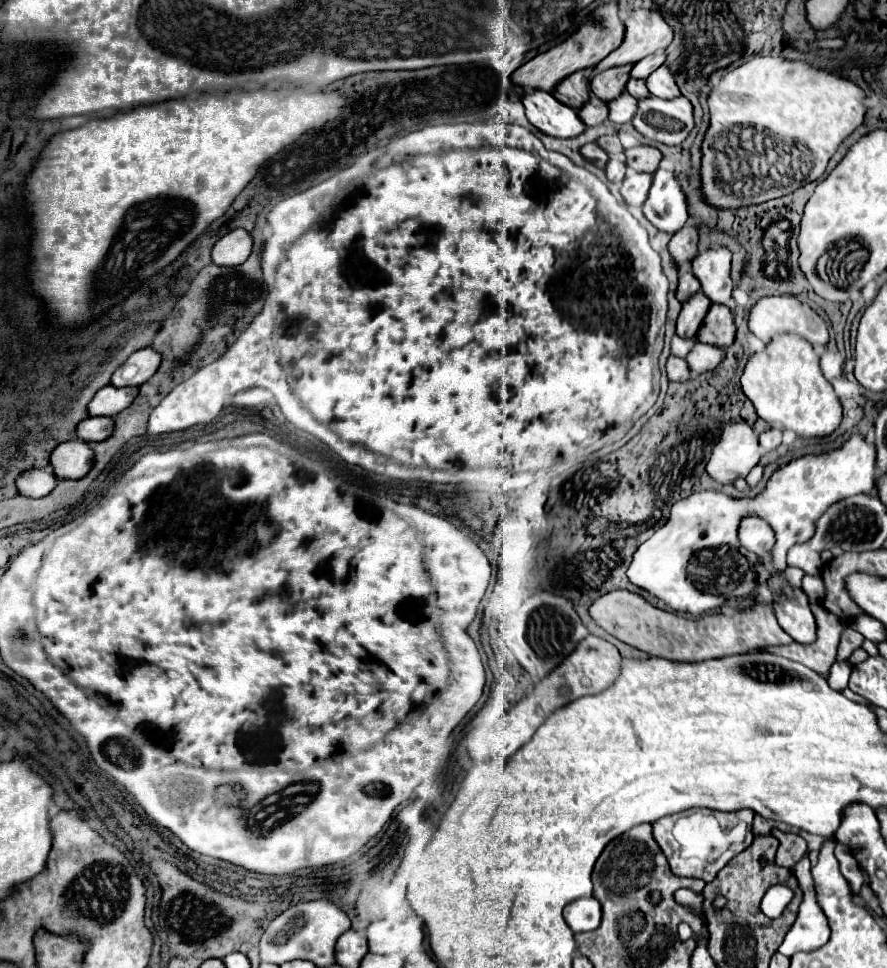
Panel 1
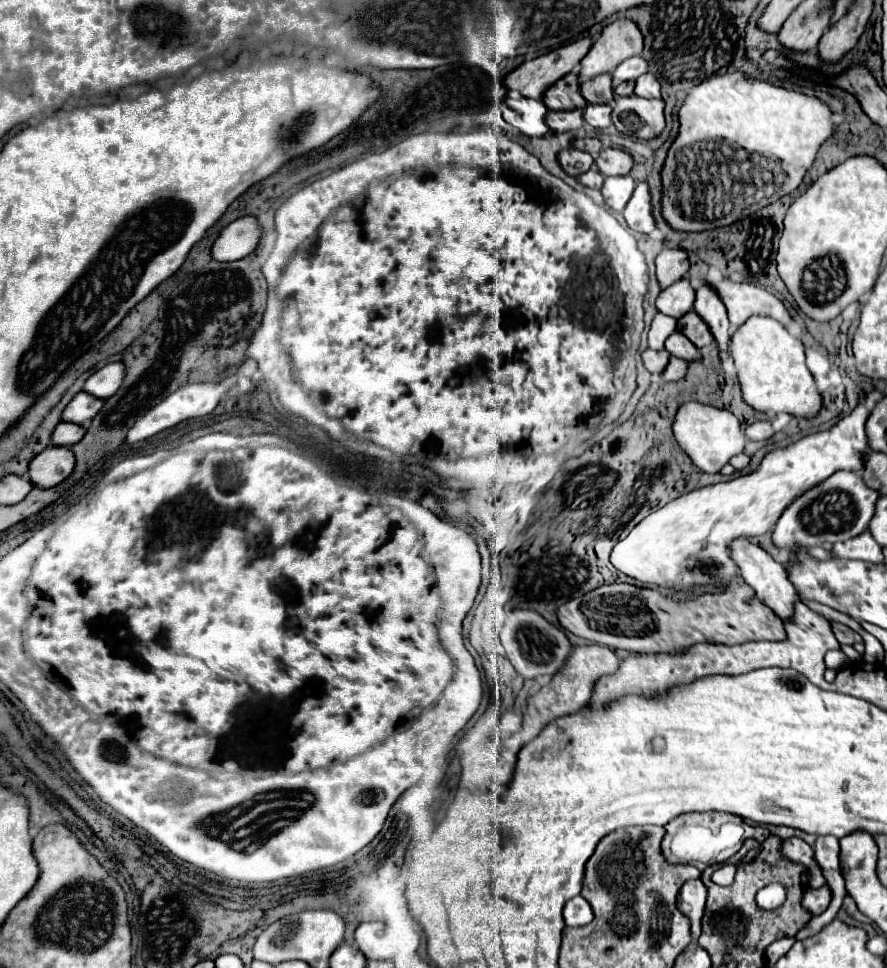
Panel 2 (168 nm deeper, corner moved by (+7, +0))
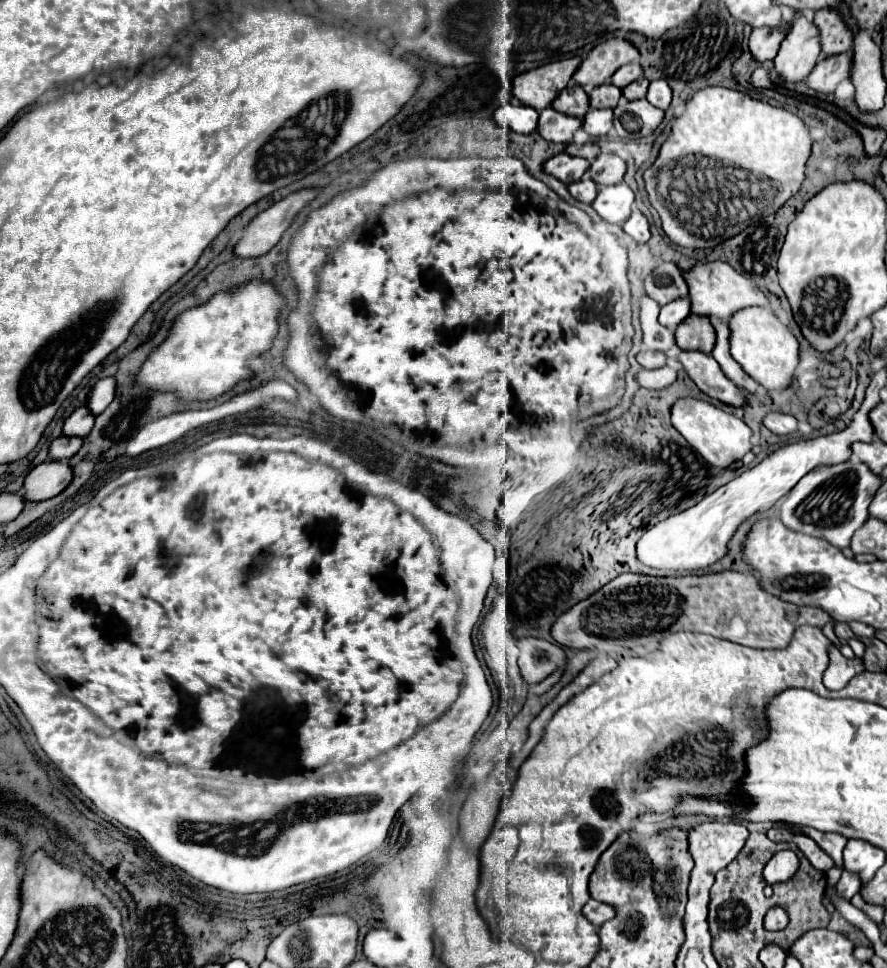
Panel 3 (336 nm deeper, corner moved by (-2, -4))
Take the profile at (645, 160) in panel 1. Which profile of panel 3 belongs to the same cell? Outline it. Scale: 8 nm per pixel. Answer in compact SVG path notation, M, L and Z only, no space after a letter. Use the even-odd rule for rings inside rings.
M599 154L589 172L591 172L591 180L597 184L621 184L623 182L623 174L625 174L625 162L615 156L615 154Z

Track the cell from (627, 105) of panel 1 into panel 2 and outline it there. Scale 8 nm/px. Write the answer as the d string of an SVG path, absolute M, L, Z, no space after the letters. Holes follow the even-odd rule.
M588 104L584 108L584 120L598 128L598 130L604 130L608 126L612 126L612 108L608 104Z

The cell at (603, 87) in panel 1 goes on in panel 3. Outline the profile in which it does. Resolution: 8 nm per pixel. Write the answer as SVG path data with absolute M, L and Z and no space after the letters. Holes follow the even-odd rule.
M601 84L589 94L591 108L615 108L621 98L621 90L613 84Z

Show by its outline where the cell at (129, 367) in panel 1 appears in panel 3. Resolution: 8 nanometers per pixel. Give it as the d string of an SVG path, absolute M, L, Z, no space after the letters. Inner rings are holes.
M103 378L103 380L97 380L89 392L89 398L87 398L87 408L93 416L99 416L113 400L115 396L115 380L113 378Z

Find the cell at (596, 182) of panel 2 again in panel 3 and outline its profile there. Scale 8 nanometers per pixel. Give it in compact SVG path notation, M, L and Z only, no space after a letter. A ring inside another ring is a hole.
M583 176L581 180L573 182L567 186L569 194L579 200L579 202L585 202L585 204L591 204L595 200L595 194L597 194L597 188L595 188L595 182L591 182L589 176Z

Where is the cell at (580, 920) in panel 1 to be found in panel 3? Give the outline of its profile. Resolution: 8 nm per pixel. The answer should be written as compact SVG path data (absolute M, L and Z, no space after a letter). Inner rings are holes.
M589 900L583 908L583 914L595 924L595 926L601 926L605 924L607 920L611 920L615 916L615 908L609 906L609 904L603 904L603 902L597 902L597 900Z

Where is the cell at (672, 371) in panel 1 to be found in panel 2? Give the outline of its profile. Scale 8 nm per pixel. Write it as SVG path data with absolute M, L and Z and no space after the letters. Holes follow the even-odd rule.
M646 350L642 354L642 360L644 360L644 366L654 374L654 376L662 376L662 372L666 370L668 366L668 360L670 360L670 354L666 354L666 350Z

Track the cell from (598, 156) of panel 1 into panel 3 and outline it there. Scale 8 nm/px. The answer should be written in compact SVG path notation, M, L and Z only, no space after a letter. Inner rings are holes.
M557 154L543 164L543 172L555 176L563 184L571 184L579 180L589 170L589 162L585 158L575 158L569 154Z

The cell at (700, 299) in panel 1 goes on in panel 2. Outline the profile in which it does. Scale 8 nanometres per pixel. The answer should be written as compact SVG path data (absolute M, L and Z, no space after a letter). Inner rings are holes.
M674 330L674 332L670 334L670 338L666 340L666 350L668 350L672 356L686 358L686 360L690 360L690 362L700 358L698 348L696 348L680 330Z

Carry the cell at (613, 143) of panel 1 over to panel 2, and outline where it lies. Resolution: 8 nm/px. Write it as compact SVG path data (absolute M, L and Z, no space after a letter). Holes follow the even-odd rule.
M578 138L574 142L574 148L584 150L584 152L588 152L588 154L592 154L596 158L600 154L600 150L602 150L602 142L598 138Z

